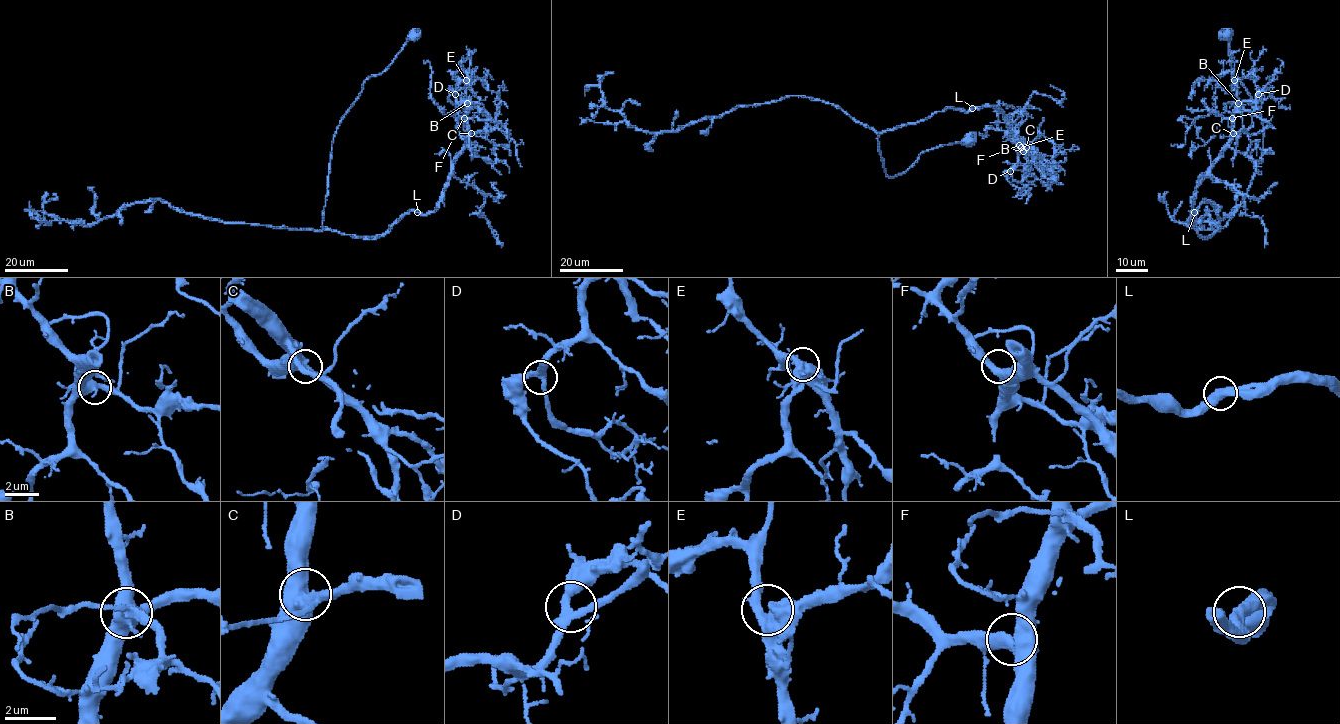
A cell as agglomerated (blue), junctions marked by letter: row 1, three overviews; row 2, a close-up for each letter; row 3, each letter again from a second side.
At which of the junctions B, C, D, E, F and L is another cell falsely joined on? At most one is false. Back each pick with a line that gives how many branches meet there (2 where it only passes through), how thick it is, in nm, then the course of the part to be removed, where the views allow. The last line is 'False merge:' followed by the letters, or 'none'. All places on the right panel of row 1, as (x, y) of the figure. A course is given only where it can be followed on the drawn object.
False merge: none

